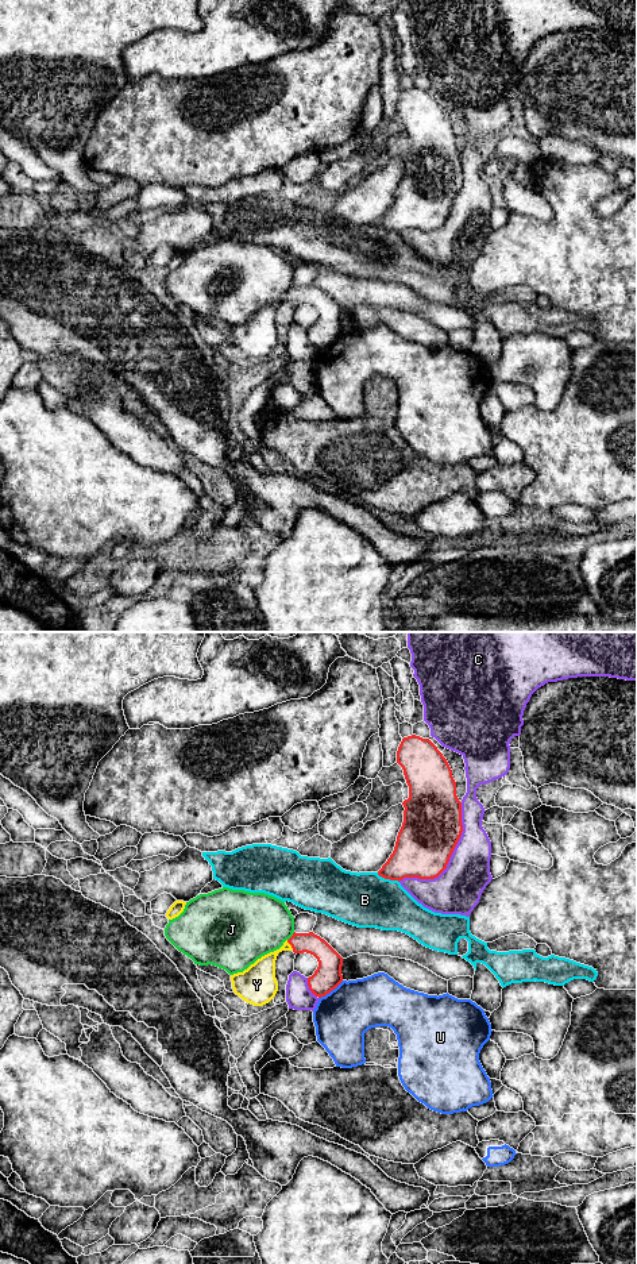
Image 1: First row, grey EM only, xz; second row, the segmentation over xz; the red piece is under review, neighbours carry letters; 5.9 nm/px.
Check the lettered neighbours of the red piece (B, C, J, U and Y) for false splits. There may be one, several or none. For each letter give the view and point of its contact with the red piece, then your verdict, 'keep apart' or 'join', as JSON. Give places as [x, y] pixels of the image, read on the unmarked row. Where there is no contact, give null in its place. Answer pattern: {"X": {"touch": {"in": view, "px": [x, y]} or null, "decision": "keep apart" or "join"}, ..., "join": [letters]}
{"B": {"touch": {"in": "xz", "px": [388, 230]}, "decision": "keep apart"}, "C": {"touch": {"in": "xz", "px": [448, 211]}, "decision": "keep apart"}, "J": {"touch": {"in": "xz", "px": [292, 288]}, "decision": "keep apart"}, "U": {"touch": {"in": "xz", "px": [331, 342]}, "decision": "keep apart"}, "Y": {"touch": {"in": "xz", "px": [290, 296]}, "decision": "join"}, "join": ["Y"]}

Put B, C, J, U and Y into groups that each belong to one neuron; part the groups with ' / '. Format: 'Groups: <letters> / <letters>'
Groups: B / C / J / U / Y

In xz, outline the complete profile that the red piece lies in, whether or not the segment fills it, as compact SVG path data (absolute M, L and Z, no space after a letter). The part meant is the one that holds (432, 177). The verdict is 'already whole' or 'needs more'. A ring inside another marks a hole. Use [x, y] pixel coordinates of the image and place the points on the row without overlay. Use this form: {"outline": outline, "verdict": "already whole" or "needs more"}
{"outline": "M404 89L397 115L409 138L395 199L378 227L390 232L435 231L445 220L462 188L462 154L452 122L429 92Z", "verdict": "already whole"}

